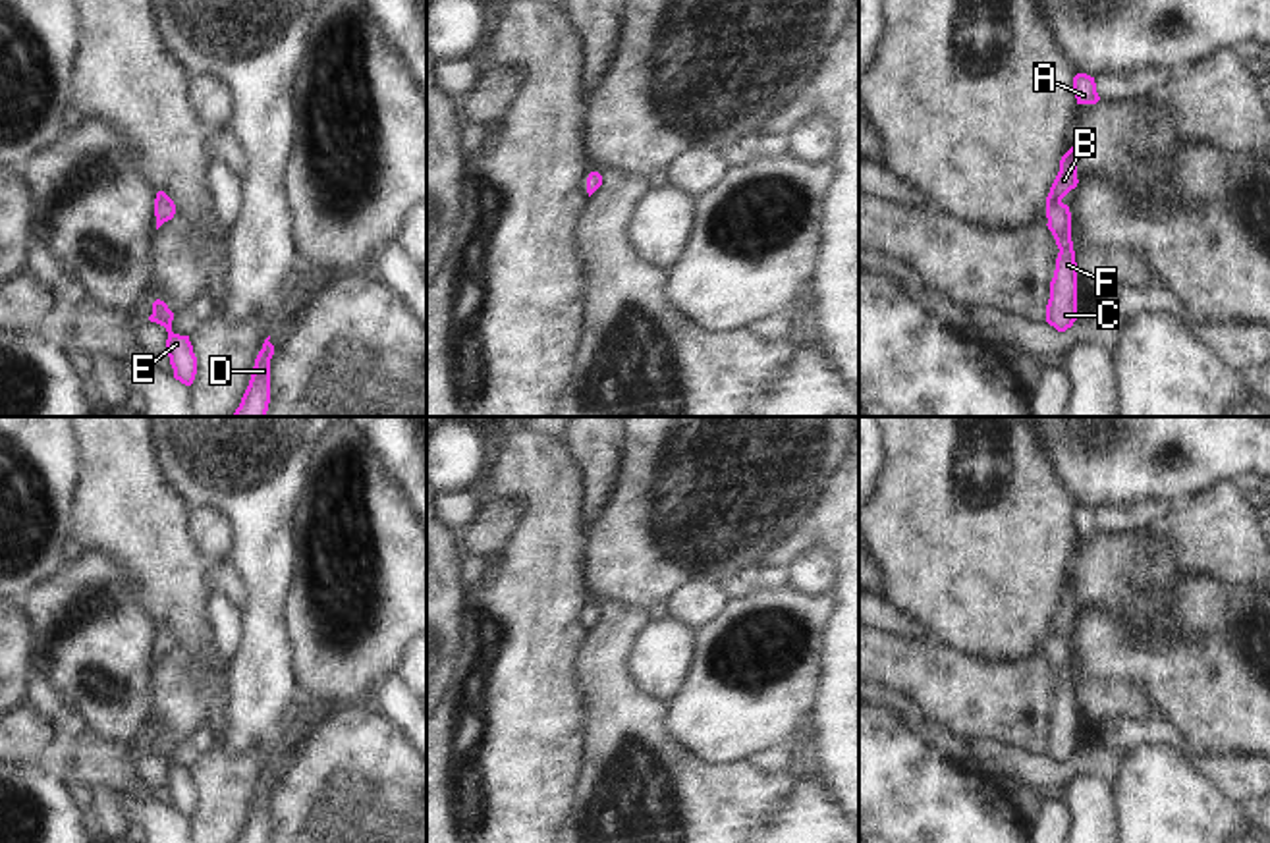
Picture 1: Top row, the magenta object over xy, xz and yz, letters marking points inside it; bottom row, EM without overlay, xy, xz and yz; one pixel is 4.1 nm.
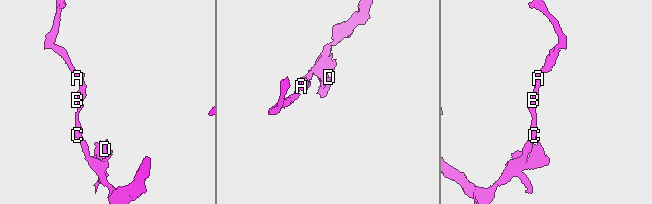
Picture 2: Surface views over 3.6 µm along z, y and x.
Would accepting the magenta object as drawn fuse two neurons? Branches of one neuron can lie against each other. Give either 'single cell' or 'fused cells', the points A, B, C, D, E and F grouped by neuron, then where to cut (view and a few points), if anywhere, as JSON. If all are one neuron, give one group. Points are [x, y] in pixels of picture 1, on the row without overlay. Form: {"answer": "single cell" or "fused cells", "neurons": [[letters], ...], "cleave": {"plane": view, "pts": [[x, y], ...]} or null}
{"answer": "single cell", "neurons": [["A", "B", "C", "D", "E", "F"]], "cleave": null}

